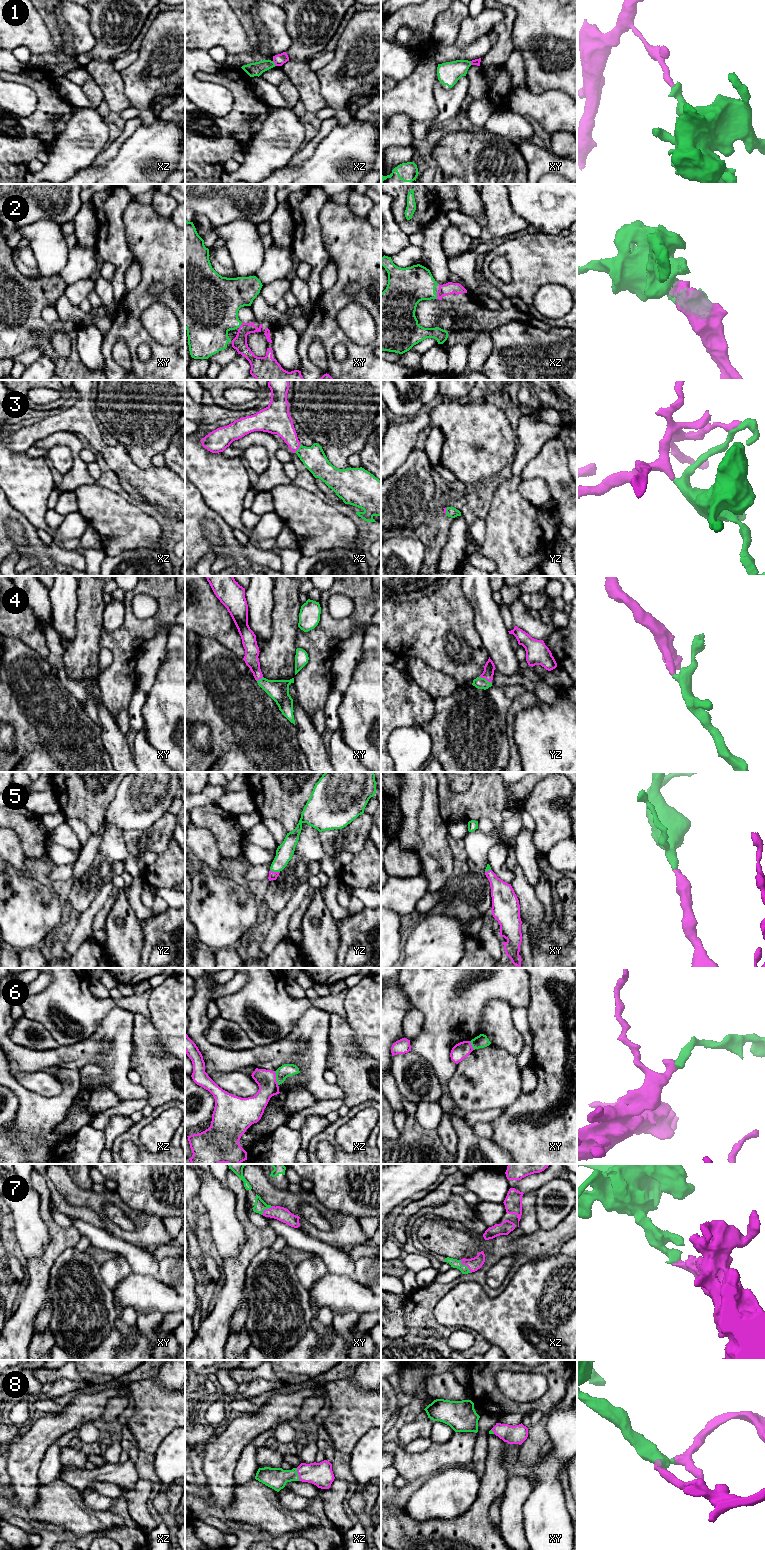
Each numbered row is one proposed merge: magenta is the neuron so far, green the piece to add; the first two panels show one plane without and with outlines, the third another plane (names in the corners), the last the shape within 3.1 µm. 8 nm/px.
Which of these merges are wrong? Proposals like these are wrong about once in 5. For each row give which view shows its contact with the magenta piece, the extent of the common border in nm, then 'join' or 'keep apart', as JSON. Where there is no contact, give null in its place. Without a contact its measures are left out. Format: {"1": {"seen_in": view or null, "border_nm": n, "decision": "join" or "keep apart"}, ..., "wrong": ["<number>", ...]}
{"1": {"seen_in": "xz", "border_nm": 50, "decision": "keep apart"}, "2": {"seen_in": "xz", "border_nm": 50, "decision": "join"}, "3": {"seen_in": "xz", "border_nm": 90, "decision": "join"}, "4": {"seen_in": "yz", "border_nm": 120, "decision": "join"}, "5": {"seen_in": "yz", "border_nm": 80, "decision": "join"}, "6": {"seen_in": "xz", "border_nm": 120, "decision": "keep apart"}, "7": {"seen_in": "xz", "border_nm": 140, "decision": "join"}, "8": {"seen_in": "xz", "border_nm": 110, "decision": "join"}, "wrong": ["1", "6"]}

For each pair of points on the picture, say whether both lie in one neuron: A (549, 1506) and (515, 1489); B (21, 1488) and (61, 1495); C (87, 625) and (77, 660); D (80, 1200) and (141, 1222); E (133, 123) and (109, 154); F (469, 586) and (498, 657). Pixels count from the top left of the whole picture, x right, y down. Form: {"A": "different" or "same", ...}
{"A": "different", "B": "different", "C": "same", "D": "same", "E": "same", "F": "same"}

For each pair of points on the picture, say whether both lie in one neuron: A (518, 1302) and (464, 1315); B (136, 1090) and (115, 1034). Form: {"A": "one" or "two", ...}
{"A": "one", "B": "one"}

